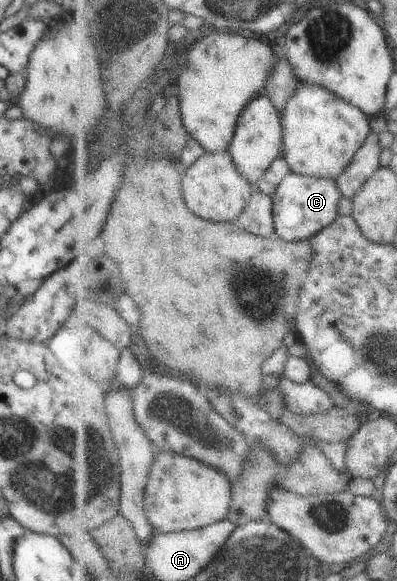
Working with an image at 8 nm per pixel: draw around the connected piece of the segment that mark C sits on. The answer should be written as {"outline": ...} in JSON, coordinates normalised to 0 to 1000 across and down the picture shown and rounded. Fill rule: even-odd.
{"outline":[[[733,296],[690,336],[695,404],[730,417],[783,413],[821,391],[839,387],[856,372],[854,351],[866,341],[851,310],[801,306],[786,301]]]}

